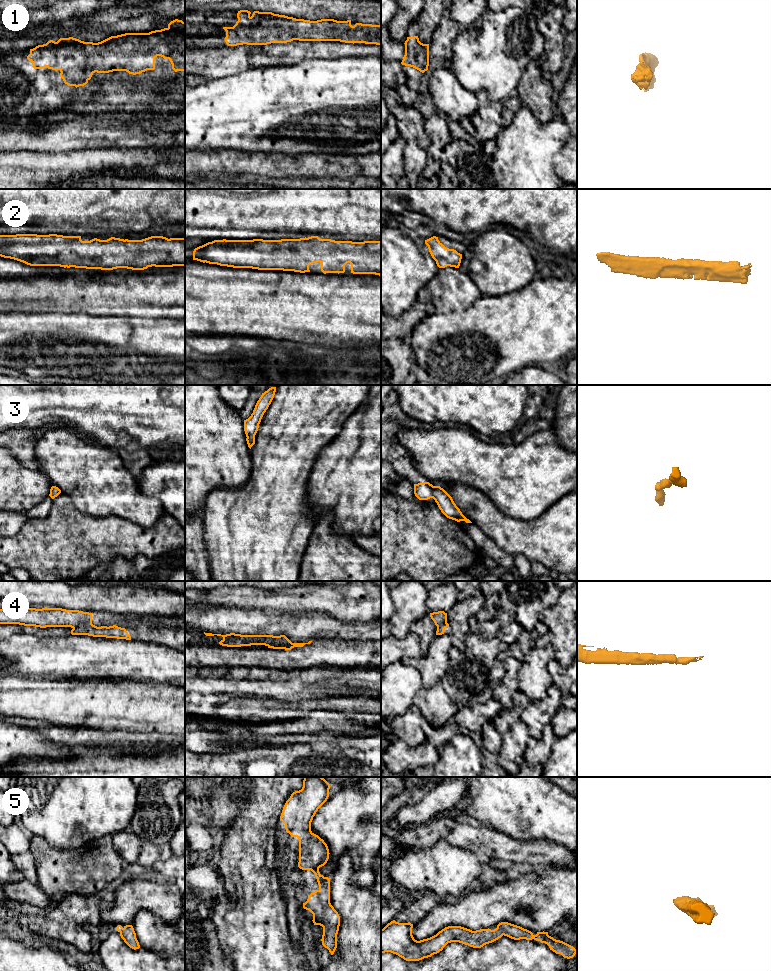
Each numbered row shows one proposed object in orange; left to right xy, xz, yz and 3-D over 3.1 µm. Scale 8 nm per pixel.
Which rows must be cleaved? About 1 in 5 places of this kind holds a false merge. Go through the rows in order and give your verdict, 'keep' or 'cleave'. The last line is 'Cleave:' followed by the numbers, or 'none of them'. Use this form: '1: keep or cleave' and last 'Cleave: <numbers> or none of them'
1: keep
2: keep
3: keep
4: cleave
5: keep
Cleave: 4

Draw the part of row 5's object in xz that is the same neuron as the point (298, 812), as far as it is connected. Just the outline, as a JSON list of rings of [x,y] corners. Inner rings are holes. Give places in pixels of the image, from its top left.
[[[304,777],[302,789],[293,792],[286,801],[280,816],[280,821],[285,824],[287,833],[299,839],[298,867],[302,870],[311,870],[317,879],[319,889],[308,895],[307,901],[303,903],[303,908],[313,914],[312,921],[314,925],[323,927],[322,945],[333,955],[337,948],[340,916],[330,903],[331,878],[324,877],[319,872],[319,868],[327,863],[330,853],[324,840],[311,831],[313,817],[318,809],[327,801],[330,787],[330,784],[323,777]]]

